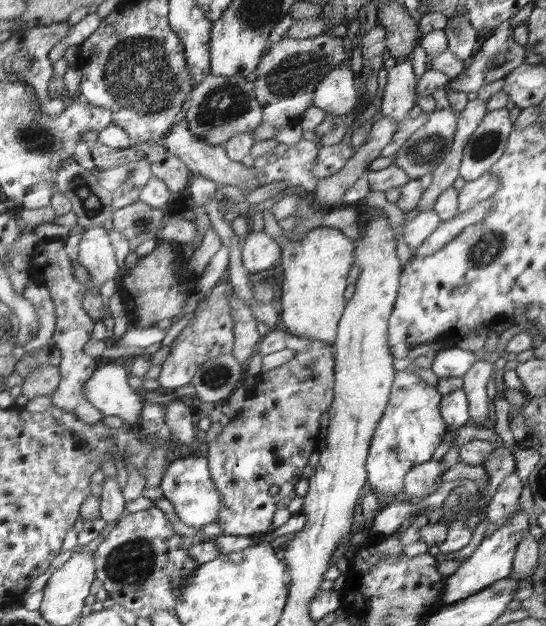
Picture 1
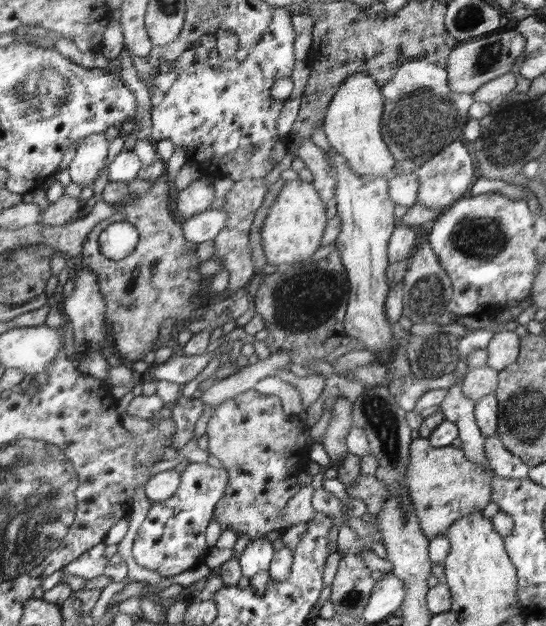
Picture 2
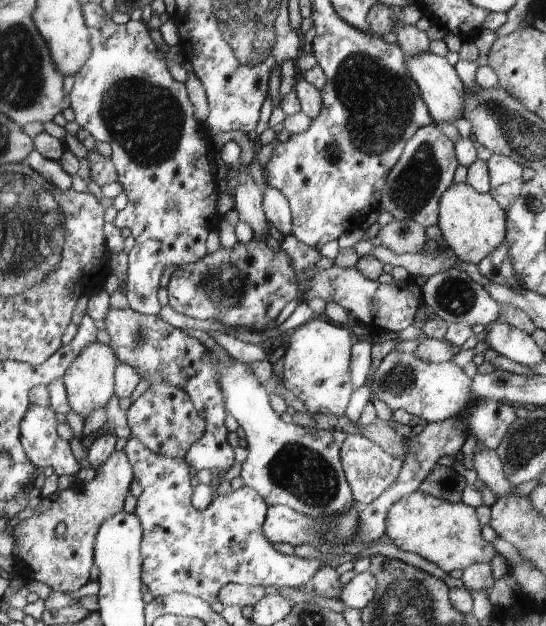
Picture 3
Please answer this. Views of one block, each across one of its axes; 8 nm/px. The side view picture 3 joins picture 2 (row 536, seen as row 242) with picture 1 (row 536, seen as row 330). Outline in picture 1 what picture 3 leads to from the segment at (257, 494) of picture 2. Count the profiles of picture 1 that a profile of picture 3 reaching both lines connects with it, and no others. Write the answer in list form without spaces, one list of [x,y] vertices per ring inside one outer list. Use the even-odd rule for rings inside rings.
[[[275,329],[269,331],[260,345],[259,354],[262,356],[266,354],[272,354],[272,352],[278,352],[278,350],[294,350],[296,352],[294,358],[290,361],[273,368],[271,371],[266,371],[264,373],[258,373],[256,377],[256,385],[254,387],[248,387],[247,397],[245,399],[245,404],[238,411],[239,415],[236,420],[230,421],[222,430],[220,436],[216,436],[212,442],[208,443],[208,452],[206,452],[206,460],[209,461],[209,471],[213,477],[215,489],[220,493],[222,497],[222,506],[219,510],[218,523],[219,527],[223,530],[224,535],[228,536],[249,536],[249,537],[261,537],[266,534],[266,530],[270,530],[272,526],[272,516],[278,508],[287,508],[290,501],[295,497],[296,491],[295,486],[298,480],[302,479],[302,470],[308,464],[308,458],[310,454],[317,450],[318,443],[321,440],[320,432],[321,424],[318,421],[320,414],[328,412],[329,408],[333,404],[333,395],[336,394],[336,360],[334,352],[334,347],[327,342],[322,342],[321,340],[308,340],[307,338],[302,338],[300,336],[294,336],[293,333],[286,332],[281,329]]]

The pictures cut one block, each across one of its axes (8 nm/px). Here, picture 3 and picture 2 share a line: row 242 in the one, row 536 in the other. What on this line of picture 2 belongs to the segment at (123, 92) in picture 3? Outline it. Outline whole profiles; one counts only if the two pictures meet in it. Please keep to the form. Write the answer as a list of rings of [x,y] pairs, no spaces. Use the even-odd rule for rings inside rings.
[[[203,462],[189,463],[181,472],[178,490],[164,502],[151,502],[152,506],[133,541],[136,564],[165,577],[182,576],[182,572],[190,572],[190,568],[203,564],[210,552],[210,524],[214,524],[216,506],[229,482],[226,469]]]

